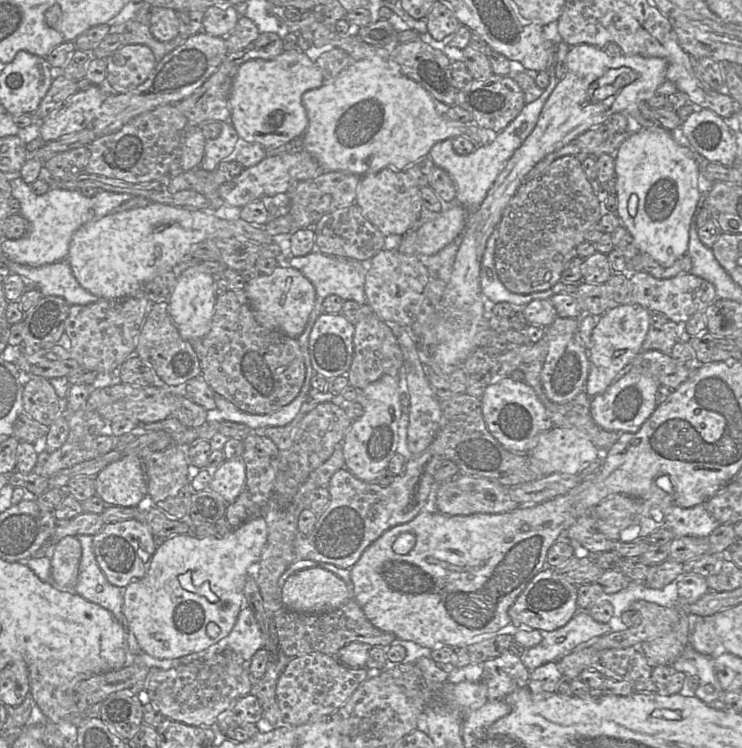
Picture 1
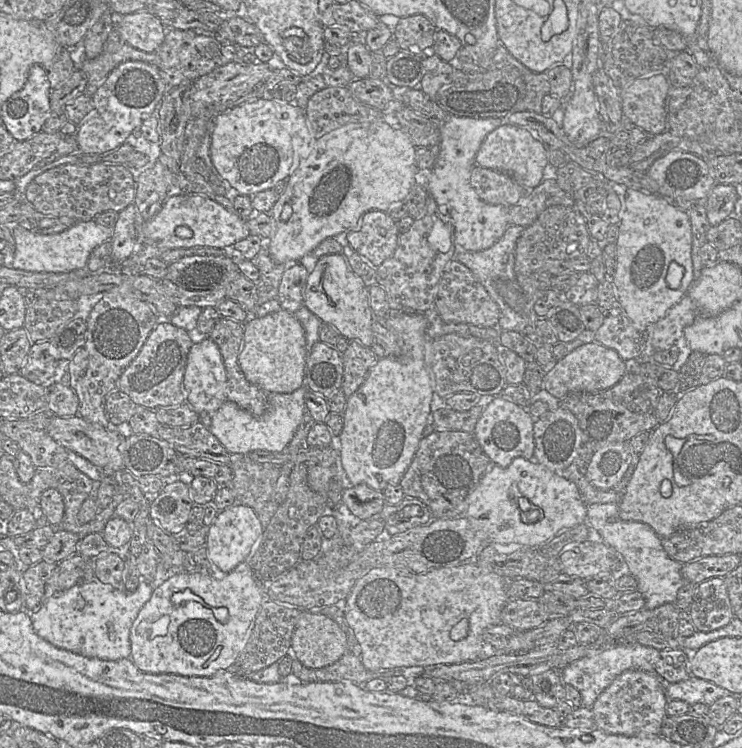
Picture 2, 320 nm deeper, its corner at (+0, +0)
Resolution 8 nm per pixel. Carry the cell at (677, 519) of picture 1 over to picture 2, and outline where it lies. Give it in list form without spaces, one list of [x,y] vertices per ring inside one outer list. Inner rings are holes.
[[[617,503],[590,504],[587,523],[626,562],[630,573],[637,580],[637,590],[644,598],[644,607],[651,610],[663,604],[675,603],[677,594],[684,584],[681,574],[683,564],[670,558],[660,538],[647,524],[639,521],[624,521],[619,517]]]

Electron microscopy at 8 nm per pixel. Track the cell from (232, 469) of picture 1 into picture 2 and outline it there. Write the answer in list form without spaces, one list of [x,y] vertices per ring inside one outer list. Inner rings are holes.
[[[235,503],[218,512],[206,535],[206,547],[212,564],[225,574],[234,570],[240,563],[247,561],[252,546],[260,538],[263,529],[251,507]]]

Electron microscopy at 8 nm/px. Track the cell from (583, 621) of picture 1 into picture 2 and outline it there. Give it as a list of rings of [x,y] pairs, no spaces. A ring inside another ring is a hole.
[[[639,643],[628,645],[617,645],[611,649],[607,649],[601,653],[588,655],[577,659],[561,670],[559,676],[566,684],[576,688],[581,694],[581,706],[592,708],[600,694],[614,681],[621,673],[627,670],[642,670],[657,675],[655,664],[659,655],[659,651],[641,645]]]

